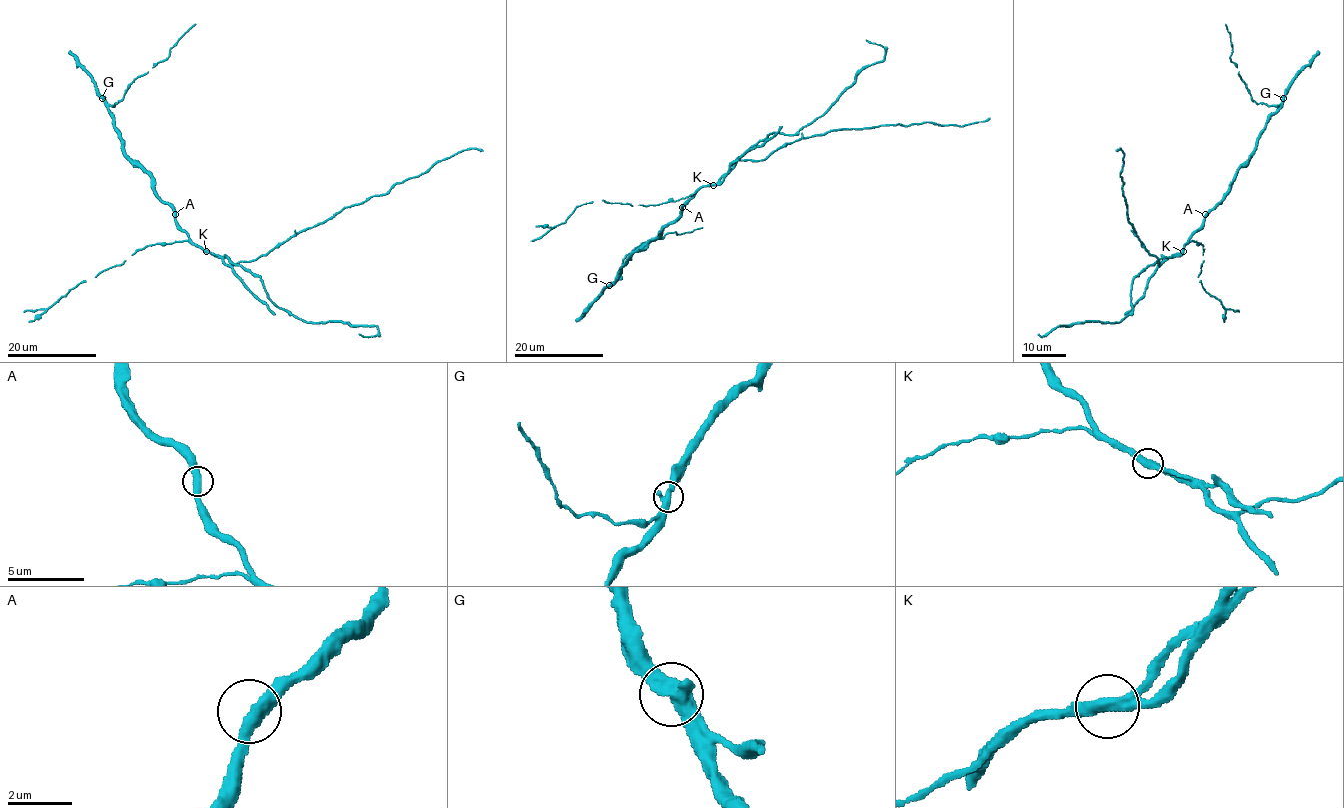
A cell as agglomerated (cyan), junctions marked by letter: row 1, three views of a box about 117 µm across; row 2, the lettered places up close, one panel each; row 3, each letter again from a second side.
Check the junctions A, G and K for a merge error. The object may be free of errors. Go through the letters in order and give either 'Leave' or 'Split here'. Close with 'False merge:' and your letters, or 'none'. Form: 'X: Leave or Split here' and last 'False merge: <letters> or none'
A: Leave
G: Leave
K: Split here
False merge: K

